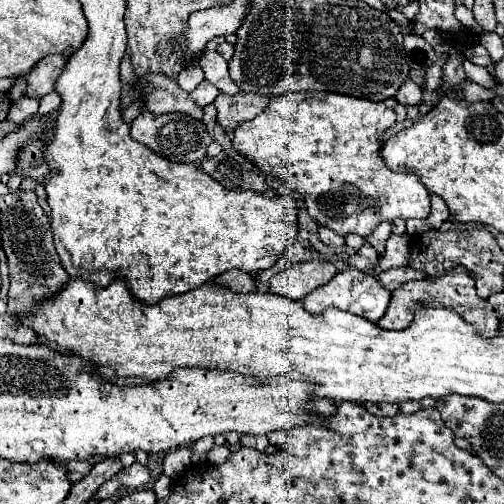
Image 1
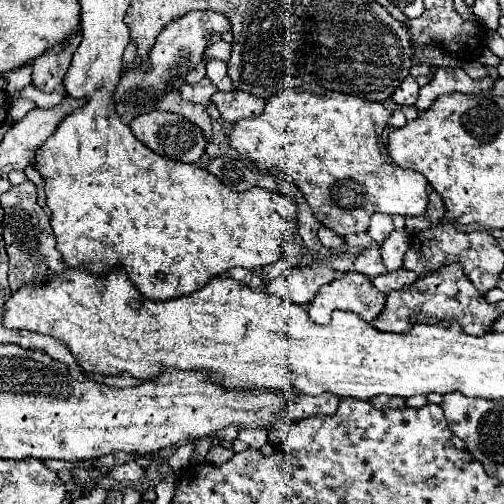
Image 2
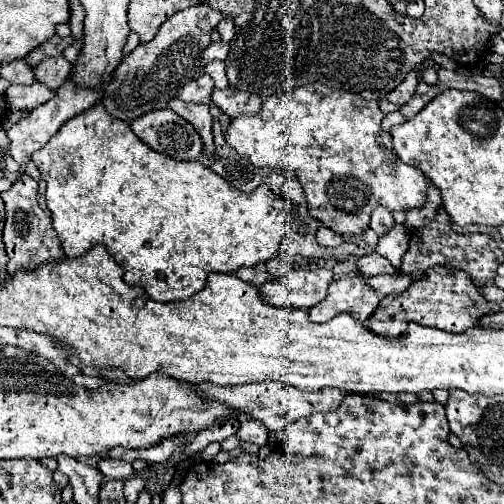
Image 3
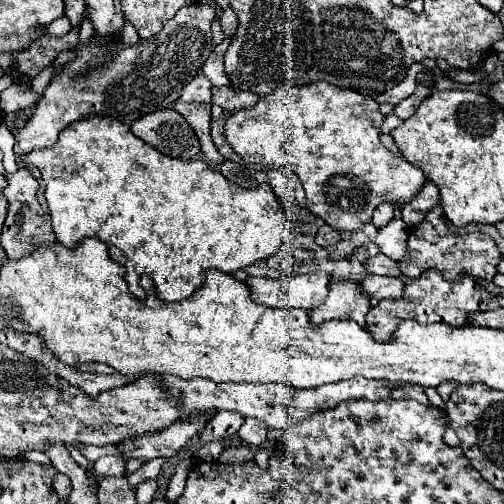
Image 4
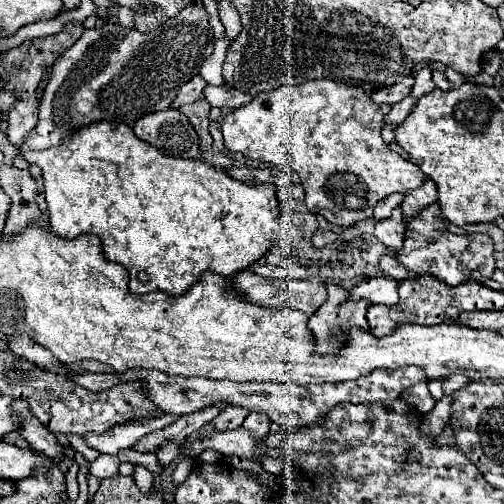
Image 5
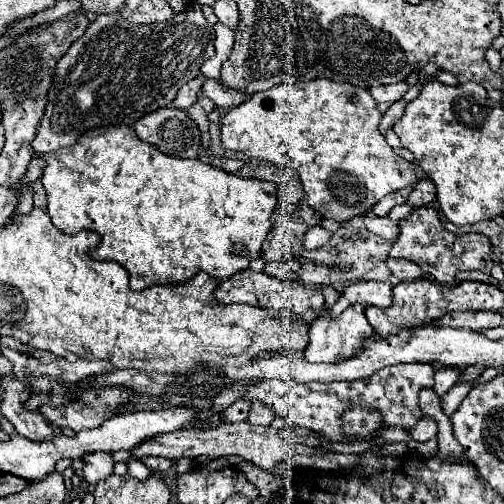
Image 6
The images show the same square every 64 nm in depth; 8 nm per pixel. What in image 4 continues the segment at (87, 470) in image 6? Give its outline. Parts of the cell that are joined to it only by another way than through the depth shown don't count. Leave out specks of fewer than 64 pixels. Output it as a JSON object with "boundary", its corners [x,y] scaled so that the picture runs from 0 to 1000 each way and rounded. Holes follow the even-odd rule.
{"boundary":[[[202,905],[187,917],[187,937],[194,948],[206,944],[242,944],[246,940],[246,909],[234,905]]]}

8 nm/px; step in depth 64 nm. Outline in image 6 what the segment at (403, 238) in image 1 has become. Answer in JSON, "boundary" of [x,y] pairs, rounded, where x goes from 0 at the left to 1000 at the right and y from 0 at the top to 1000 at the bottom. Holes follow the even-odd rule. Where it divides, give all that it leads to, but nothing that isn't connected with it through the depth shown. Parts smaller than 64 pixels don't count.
{"boundary":[[[722,429],[722,448],[734,460],[742,460],[750,468],[762,468],[770,476],[786,476],[790,456],[794,456],[790,444],[782,437],[774,437],[770,429],[762,429],[762,433],[754,433],[754,429]]]}

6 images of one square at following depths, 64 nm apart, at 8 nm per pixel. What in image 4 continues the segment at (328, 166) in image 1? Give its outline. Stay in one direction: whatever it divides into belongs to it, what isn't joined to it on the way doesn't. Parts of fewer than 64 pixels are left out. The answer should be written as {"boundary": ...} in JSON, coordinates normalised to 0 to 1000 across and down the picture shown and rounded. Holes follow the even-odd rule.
{"boundary":[[[651,163],[560,171],[556,179],[516,194],[500,214],[476,218],[448,238],[444,270],[468,306],[484,317],[528,329],[579,333],[607,381],[607,413],[635,429],[655,452],[702,460],[738,433],[738,421],[758,401],[806,405],[845,361],[845,349],[821,325],[810,325],[790,306],[778,306],[754,282],[754,250],[762,230],[750,218],[742,194],[722,190],[694,175],[671,175]]]}

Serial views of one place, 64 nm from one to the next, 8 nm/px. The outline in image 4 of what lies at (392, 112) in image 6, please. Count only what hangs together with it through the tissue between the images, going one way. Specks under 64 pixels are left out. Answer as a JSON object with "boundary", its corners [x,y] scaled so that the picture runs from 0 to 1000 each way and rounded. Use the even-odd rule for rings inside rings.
{"boundary":[[[837,171],[817,187],[817,190],[810,190],[806,198],[798,198],[794,206],[786,206],[782,210],[782,226],[794,234],[794,238],[806,238],[806,234],[813,234],[821,222],[825,222],[825,214],[829,214],[829,206],[841,198],[841,190],[849,190],[853,183],[849,179],[841,179]]]}

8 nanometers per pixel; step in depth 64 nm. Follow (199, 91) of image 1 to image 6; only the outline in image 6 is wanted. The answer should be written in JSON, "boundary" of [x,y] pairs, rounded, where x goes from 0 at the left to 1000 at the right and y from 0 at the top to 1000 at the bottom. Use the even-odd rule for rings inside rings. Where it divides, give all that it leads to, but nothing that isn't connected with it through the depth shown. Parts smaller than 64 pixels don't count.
{"boundary":[[[377,159],[373,167],[365,167],[357,179],[353,179],[353,187],[349,187],[349,194],[345,194],[345,210],[349,214],[361,214],[361,218],[373,218],[385,202],[389,202],[389,183],[401,175],[401,159]]]}

